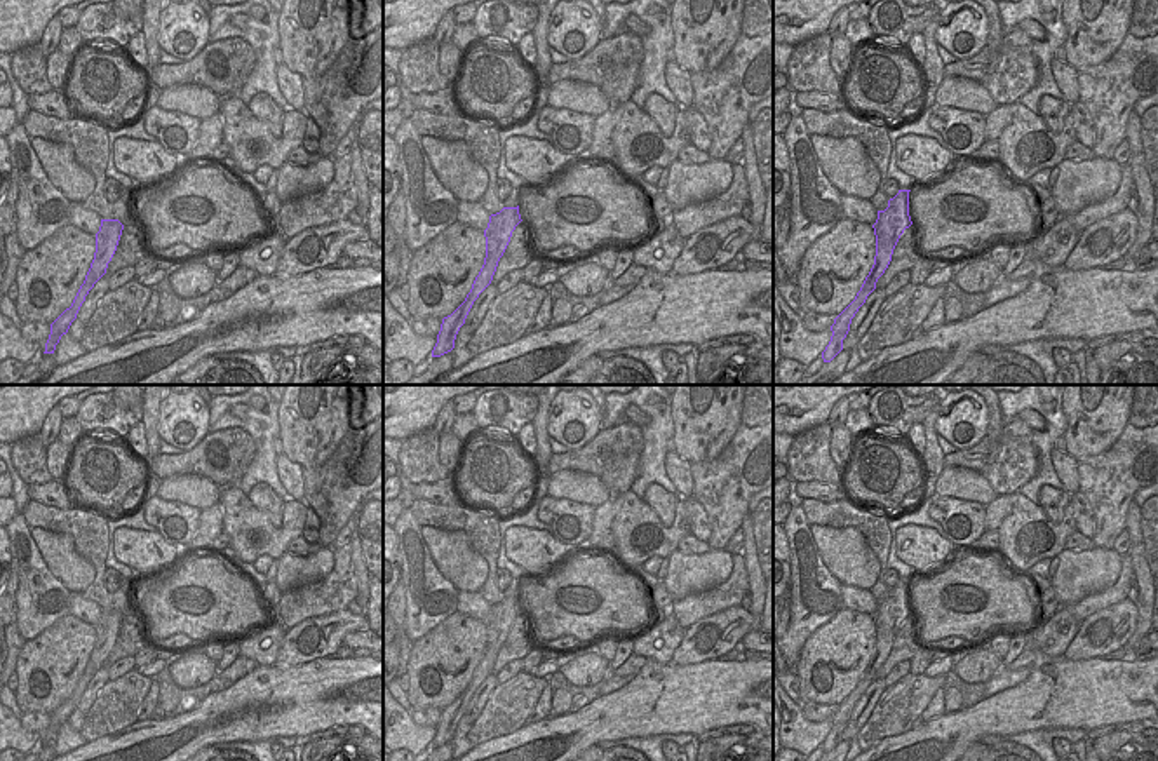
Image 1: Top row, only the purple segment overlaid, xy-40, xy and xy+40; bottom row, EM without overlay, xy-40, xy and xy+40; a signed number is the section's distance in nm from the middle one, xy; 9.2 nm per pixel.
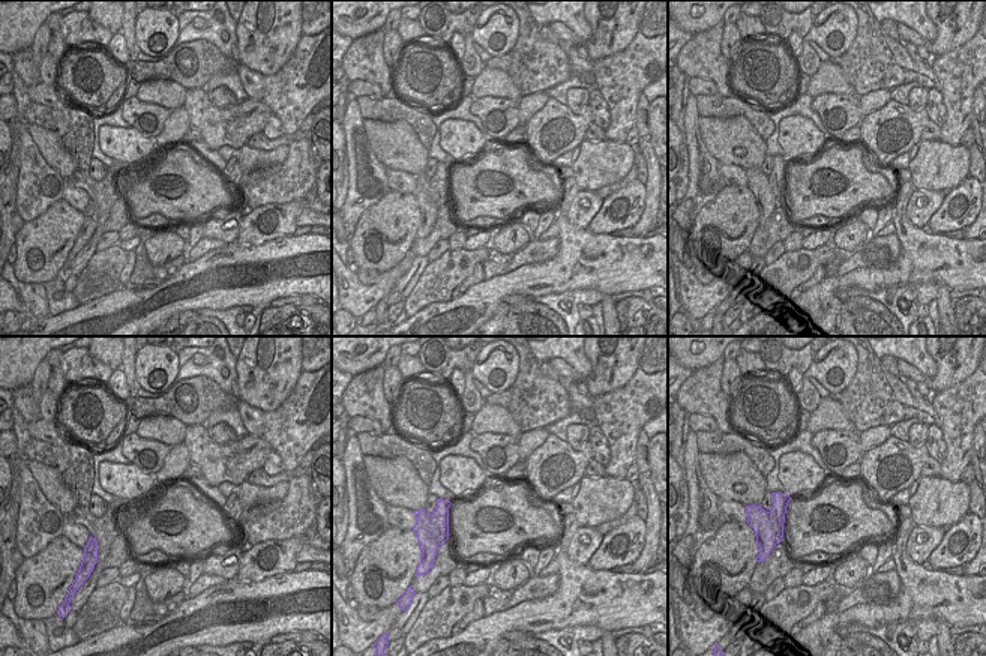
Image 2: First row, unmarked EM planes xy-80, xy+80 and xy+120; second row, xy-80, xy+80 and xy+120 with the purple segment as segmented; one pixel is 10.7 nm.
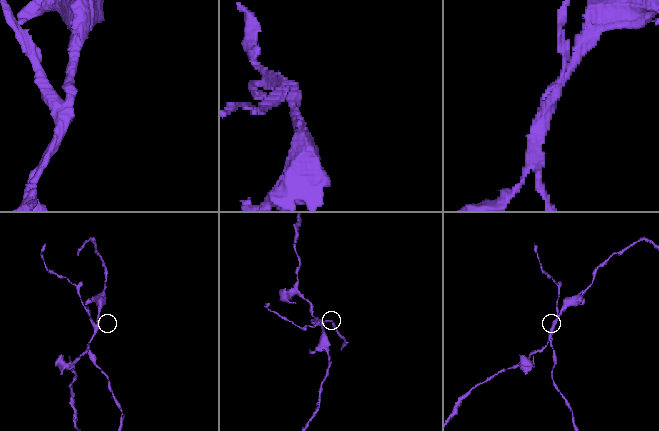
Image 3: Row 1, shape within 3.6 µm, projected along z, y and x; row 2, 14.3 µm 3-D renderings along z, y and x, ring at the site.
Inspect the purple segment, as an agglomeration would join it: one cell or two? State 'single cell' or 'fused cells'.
fused cells

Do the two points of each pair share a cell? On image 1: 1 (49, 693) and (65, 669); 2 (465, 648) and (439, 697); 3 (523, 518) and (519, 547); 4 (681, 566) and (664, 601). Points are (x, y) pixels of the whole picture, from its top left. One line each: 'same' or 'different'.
1: same
2: same
3: different
4: different

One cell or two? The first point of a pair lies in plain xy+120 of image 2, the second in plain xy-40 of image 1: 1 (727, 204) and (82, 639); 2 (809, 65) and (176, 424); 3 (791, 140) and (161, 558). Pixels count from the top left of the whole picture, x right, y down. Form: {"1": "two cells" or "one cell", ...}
{"1": "one cell", "2": "two cells", "3": "one cell"}

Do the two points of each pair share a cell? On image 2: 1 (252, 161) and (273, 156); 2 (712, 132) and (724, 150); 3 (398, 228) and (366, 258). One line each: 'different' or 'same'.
1: same
2: same
3: same

